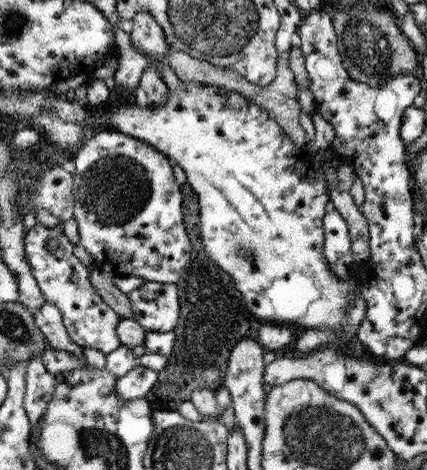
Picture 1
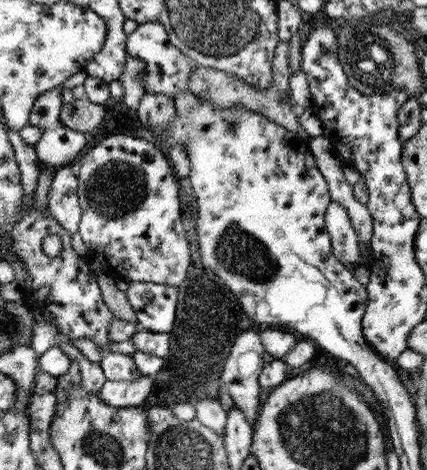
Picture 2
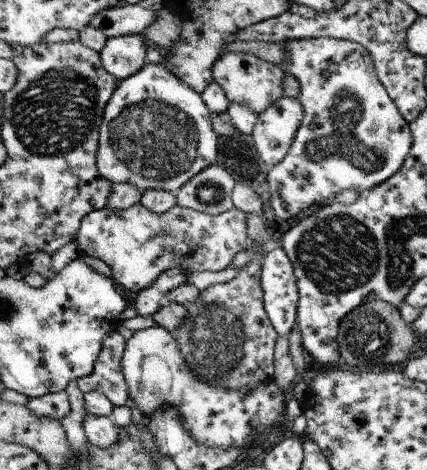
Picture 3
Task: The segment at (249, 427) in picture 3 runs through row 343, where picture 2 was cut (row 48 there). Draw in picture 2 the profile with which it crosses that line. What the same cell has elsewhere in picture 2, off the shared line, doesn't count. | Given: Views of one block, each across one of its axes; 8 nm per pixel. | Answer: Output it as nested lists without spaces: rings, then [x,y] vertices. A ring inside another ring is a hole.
[[[139,22],[139,26],[127,38],[127,52],[129,52],[129,56],[141,58],[145,62],[145,72],[143,72],[143,78],[141,78],[143,90],[169,94],[173,98],[179,90],[187,88],[189,72],[191,72],[193,62],[179,48],[171,46],[171,42],[167,38],[167,30],[165,30],[163,24],[159,24],[159,22]]]

